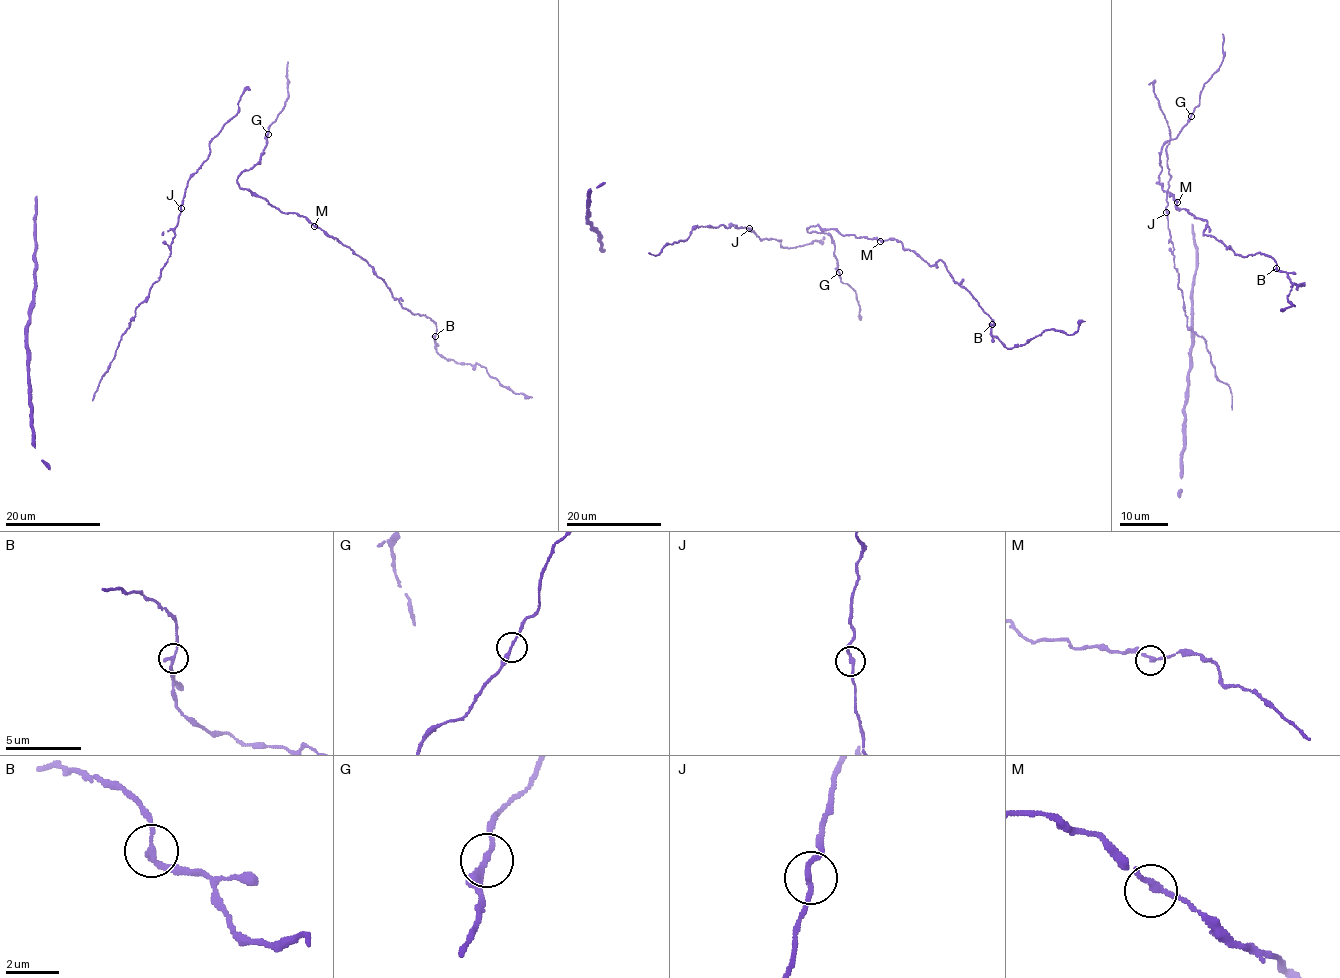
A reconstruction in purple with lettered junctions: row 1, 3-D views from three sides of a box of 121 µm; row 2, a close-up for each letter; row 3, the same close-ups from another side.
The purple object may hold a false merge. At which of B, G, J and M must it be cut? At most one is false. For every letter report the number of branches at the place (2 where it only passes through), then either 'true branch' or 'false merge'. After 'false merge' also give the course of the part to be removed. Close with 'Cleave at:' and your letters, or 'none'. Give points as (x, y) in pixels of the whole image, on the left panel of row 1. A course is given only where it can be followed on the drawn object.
B: branches 2; true branch
G: branches 2; true branch
J: branches 2; true branch
M: branches 2; true branch
Cleave at: none

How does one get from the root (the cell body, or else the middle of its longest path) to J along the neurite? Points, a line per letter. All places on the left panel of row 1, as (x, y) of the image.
J: (187, 184), (181, 208)

